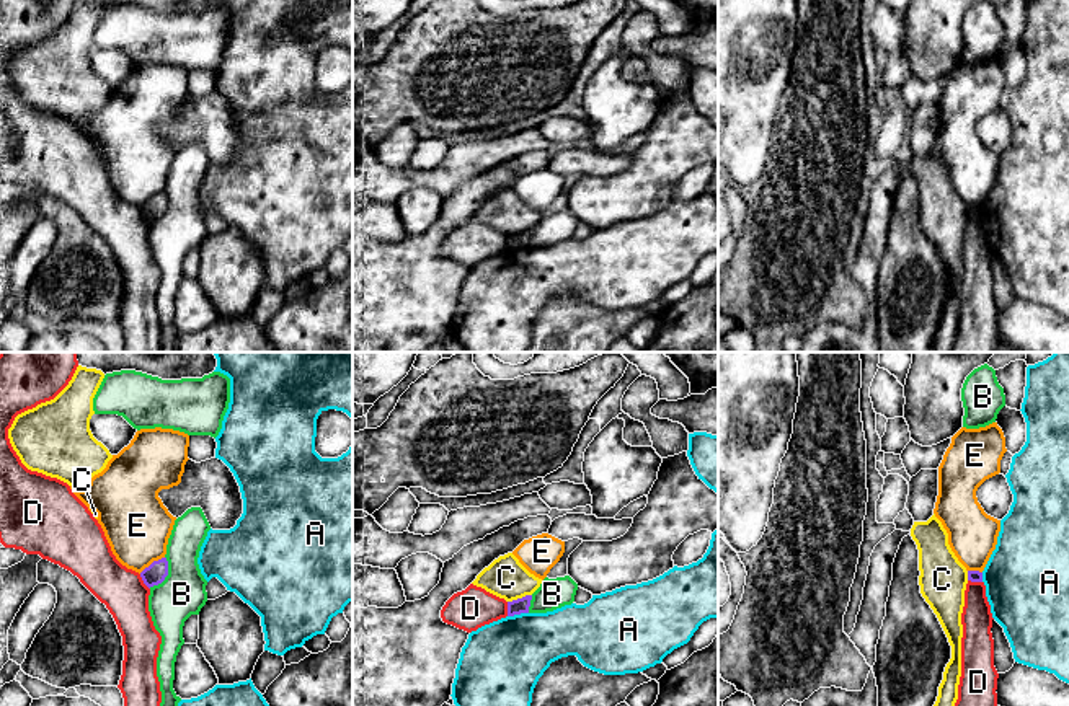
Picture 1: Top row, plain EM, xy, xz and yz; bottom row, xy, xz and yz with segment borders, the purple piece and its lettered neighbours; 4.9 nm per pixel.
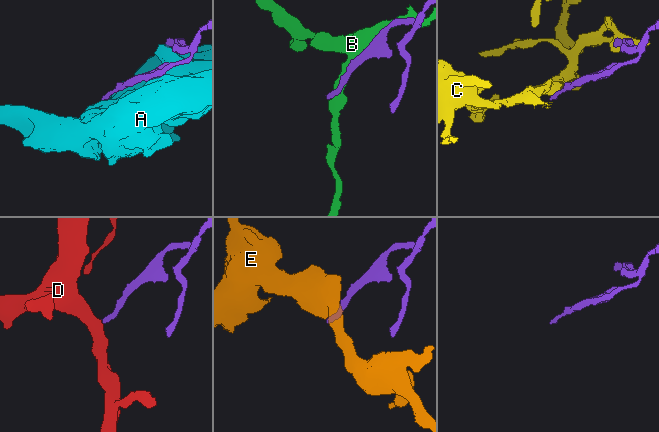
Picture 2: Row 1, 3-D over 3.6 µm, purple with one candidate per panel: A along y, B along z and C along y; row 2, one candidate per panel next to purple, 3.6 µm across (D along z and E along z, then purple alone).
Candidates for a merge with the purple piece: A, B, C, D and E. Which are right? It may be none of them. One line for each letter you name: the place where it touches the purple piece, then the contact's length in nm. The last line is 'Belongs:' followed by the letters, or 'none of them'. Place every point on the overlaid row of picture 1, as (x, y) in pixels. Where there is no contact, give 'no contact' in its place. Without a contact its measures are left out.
Belongs: none of them

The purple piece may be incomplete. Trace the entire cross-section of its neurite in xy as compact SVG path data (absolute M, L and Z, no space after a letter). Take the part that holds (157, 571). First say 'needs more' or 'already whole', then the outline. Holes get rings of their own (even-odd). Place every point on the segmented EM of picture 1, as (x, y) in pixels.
already whole | M166 558L153 561L149 567L145 567L140 572L142 580L149 589L153 587L153 585L162 584L166 576L168 576L168 561L166 561Z

